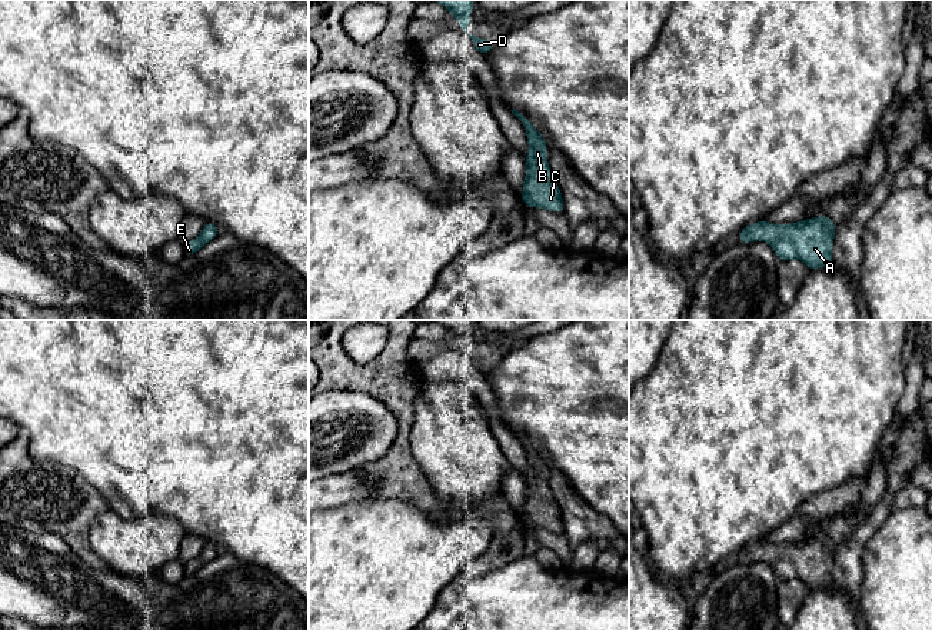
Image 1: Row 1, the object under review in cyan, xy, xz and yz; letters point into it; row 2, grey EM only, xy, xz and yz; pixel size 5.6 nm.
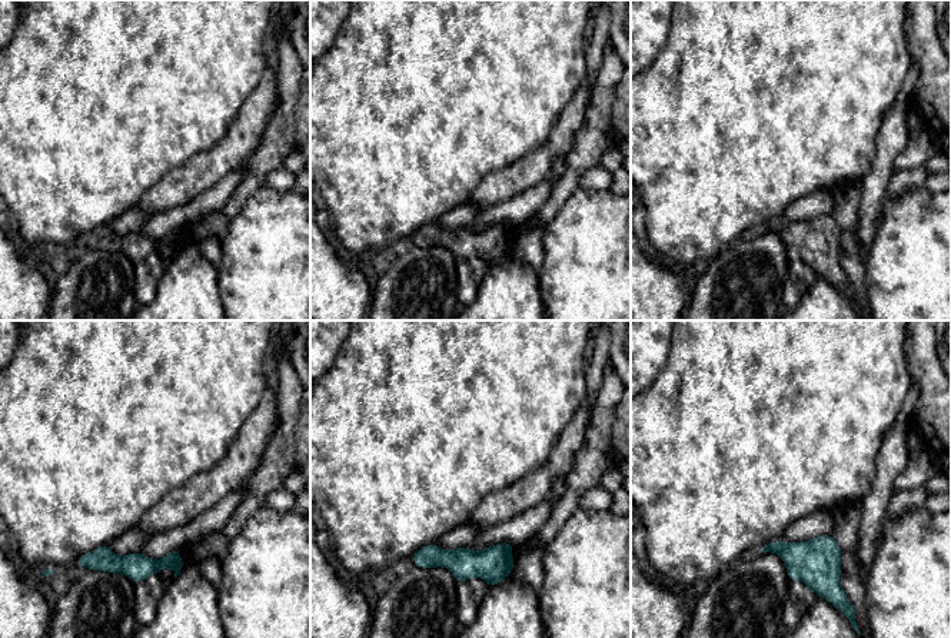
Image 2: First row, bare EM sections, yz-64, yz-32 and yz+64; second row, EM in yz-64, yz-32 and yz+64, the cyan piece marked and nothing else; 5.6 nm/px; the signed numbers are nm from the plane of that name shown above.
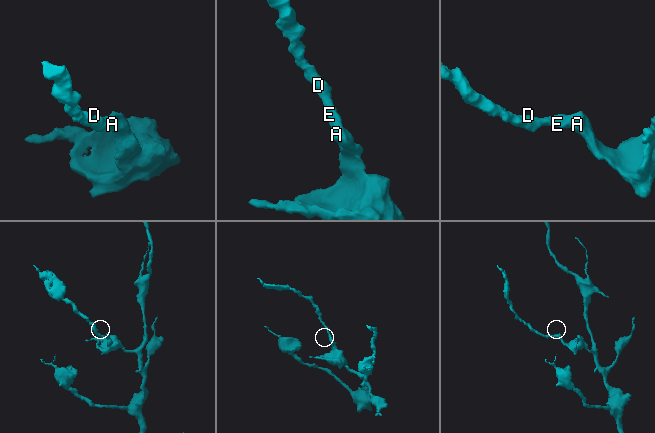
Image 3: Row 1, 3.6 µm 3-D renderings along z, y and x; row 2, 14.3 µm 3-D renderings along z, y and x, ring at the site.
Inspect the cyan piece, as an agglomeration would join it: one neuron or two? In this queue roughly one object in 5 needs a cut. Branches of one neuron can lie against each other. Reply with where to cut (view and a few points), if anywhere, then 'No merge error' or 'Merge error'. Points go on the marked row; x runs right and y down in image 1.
No split. No merge error

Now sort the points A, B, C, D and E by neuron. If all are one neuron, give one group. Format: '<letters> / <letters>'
A B C D E

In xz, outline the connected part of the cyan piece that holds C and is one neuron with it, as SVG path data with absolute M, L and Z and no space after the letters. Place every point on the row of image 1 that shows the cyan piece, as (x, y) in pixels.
M510 110L526 129L529 150L525 159L527 170L522 187L523 203L532 209L540 207L565 214L565 204L559 186L549 169L546 156L546 141L532 126L532 121L516 110Z

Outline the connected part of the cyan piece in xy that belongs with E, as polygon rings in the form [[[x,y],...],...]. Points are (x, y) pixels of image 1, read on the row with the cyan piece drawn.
[[[207,221],[203,230],[199,233],[199,236],[194,240],[184,244],[186,256],[197,253],[207,241],[213,240],[219,231],[219,226]]]

